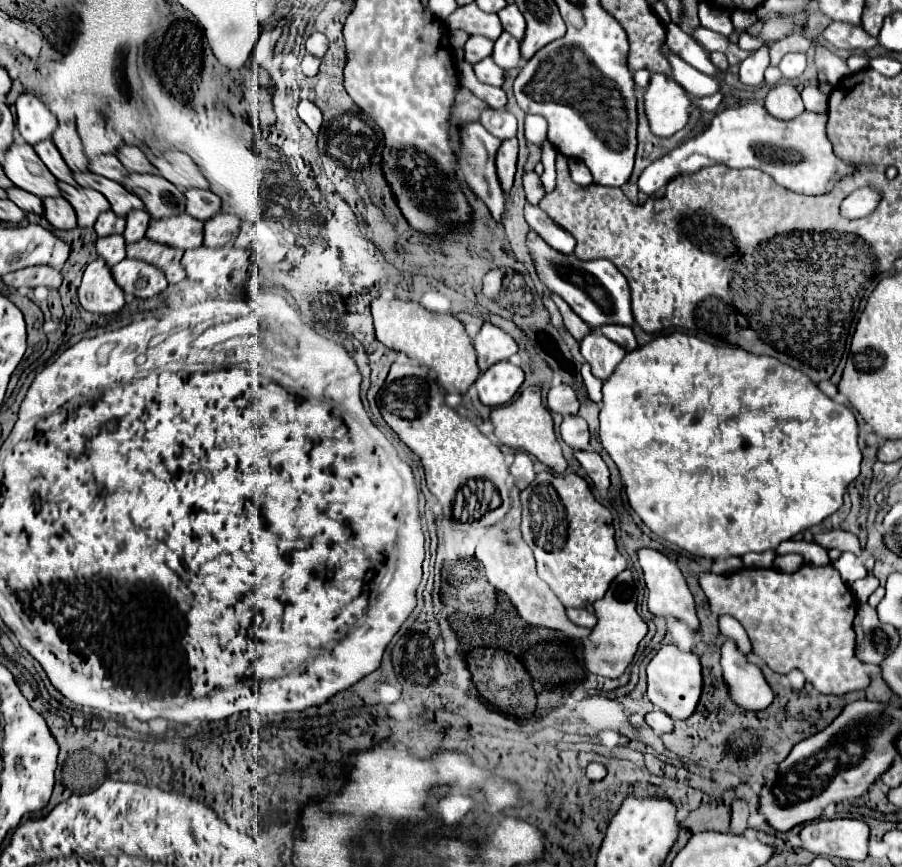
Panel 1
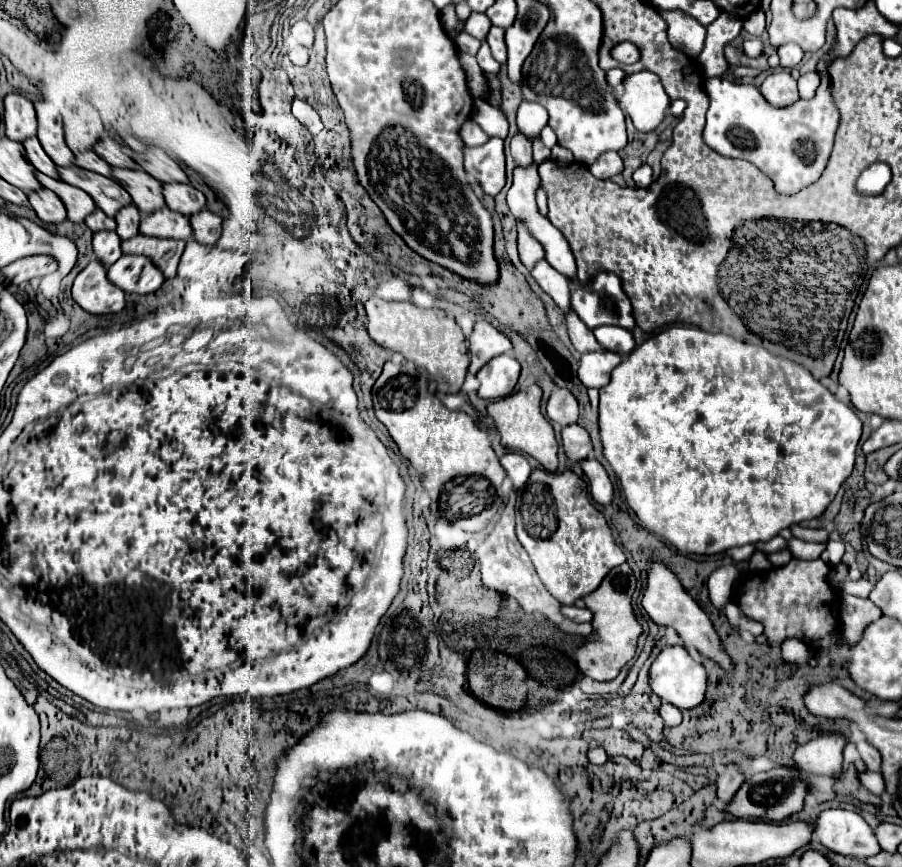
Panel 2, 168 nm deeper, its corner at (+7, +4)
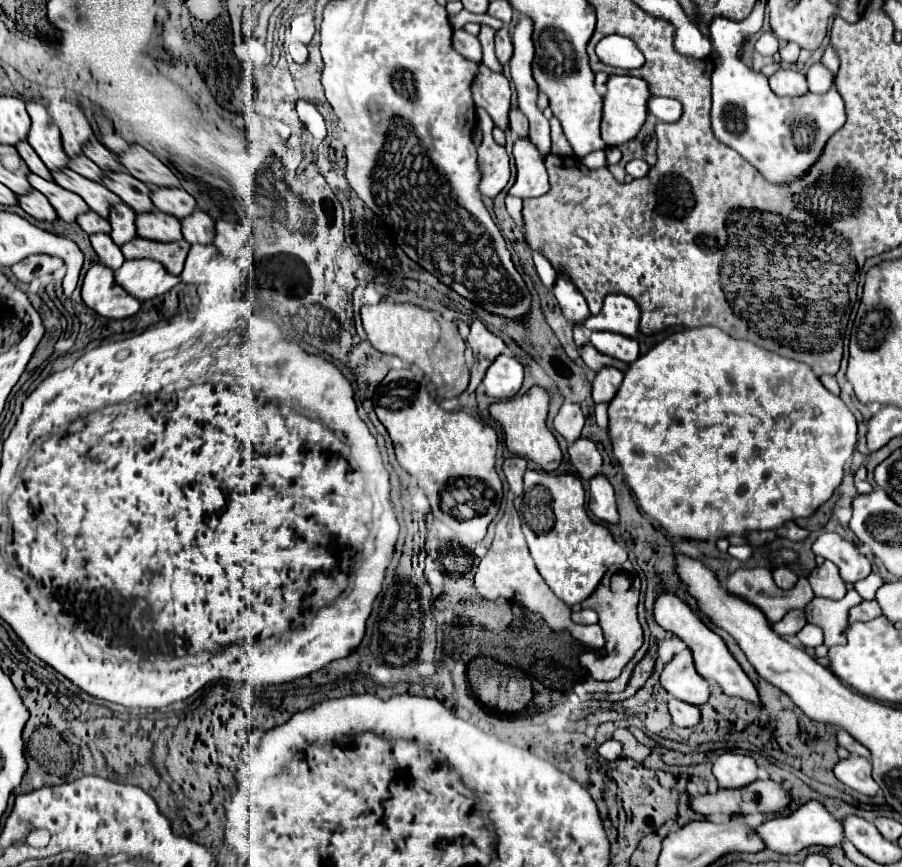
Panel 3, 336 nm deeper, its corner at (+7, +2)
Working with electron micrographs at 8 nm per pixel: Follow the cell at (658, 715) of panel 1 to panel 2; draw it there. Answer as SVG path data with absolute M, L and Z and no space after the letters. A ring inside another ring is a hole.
M662 703L660 707L660 715L664 719L664 725L668 727L674 727L674 725L680 725L682 723L682 711L678 711L674 705L670 703Z

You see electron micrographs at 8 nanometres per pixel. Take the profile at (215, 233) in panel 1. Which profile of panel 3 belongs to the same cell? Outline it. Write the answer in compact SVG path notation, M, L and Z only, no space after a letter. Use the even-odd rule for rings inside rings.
M198 209L194 211L194 215L182 219L182 235L188 243L210 245L216 235L216 221L208 213Z

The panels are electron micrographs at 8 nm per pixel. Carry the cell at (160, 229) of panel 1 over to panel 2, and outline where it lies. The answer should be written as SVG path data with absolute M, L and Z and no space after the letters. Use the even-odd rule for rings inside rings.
M168 207L144 215L140 221L140 233L150 237L166 237L166 239L192 239L192 227L186 217L170 211Z

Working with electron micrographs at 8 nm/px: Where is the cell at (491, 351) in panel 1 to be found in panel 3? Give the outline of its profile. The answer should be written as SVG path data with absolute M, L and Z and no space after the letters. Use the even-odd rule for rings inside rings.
M474 321L470 327L470 335L468 335L468 345L474 351L474 371L470 377L470 385L468 391L474 391L478 387L478 383L484 379L486 369L492 365L492 361L506 349L506 343L496 337L494 333L490 333L482 321Z

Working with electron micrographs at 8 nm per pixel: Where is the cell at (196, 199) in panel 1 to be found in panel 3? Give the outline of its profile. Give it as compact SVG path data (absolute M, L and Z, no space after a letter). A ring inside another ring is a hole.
M154 187L152 191L152 203L156 209L170 213L178 219L184 219L196 211L196 199L184 191L184 189L166 189L166 187Z

